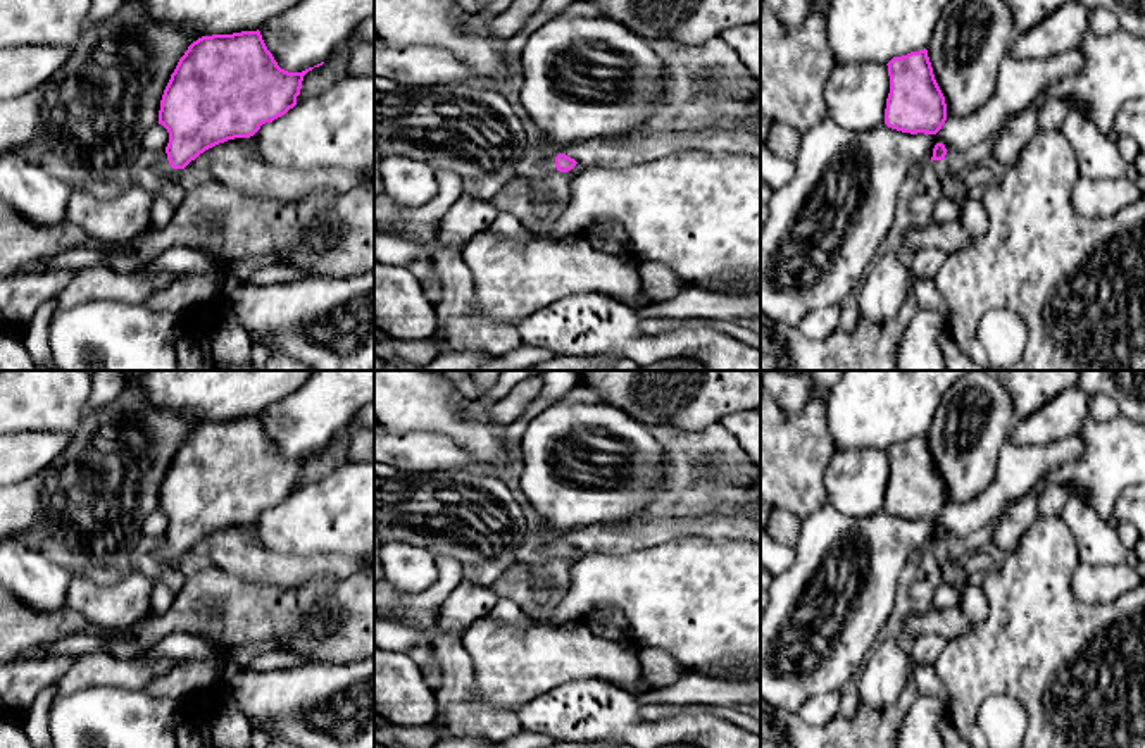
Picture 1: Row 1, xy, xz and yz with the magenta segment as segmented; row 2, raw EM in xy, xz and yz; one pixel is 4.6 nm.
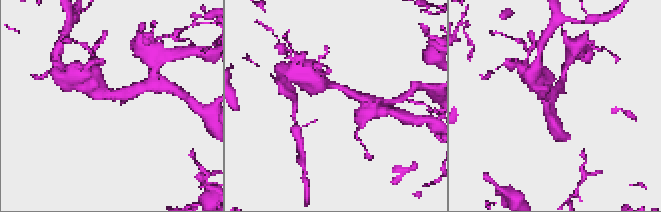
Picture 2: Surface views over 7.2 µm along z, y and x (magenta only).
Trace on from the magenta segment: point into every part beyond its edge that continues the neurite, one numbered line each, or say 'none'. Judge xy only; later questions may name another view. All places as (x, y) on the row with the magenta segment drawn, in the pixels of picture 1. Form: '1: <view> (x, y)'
1: xy (162, 166)

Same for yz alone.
1: yz (954, 186)

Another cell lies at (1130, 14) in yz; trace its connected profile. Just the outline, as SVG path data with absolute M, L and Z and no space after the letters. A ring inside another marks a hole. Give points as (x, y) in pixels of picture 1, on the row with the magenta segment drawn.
M1079 0L1086 9L1104 7L1111 10L1121 29L1145 40L1145 0Z

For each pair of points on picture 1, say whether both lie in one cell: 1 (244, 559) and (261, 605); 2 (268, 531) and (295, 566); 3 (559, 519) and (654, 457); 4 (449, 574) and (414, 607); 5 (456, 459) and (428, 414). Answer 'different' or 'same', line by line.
1: different
2: different
3: same
4: same
5: different

